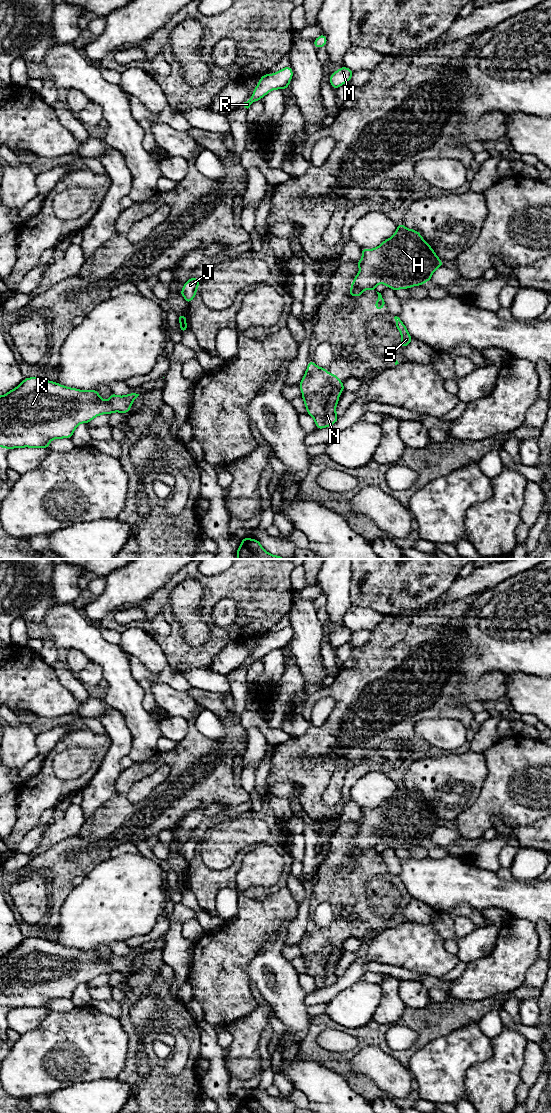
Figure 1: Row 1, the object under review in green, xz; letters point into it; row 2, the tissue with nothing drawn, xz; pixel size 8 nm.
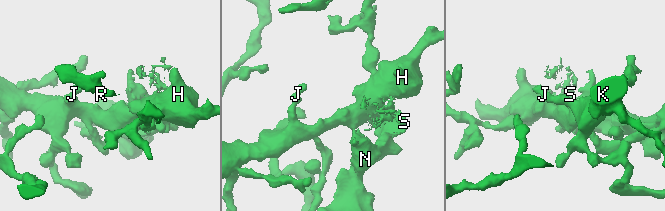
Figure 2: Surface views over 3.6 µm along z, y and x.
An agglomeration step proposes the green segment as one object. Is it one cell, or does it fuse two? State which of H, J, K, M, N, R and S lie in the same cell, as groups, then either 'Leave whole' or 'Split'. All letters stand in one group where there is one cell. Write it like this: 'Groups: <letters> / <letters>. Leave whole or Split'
Groups: H J K M R / N S. Split

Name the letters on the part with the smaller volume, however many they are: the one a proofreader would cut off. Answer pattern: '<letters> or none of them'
N, S

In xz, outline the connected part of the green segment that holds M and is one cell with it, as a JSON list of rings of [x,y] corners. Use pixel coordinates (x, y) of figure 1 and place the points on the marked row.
[[[341,67],[339,70],[335,71],[329,78],[330,84],[334,89],[342,86],[349,80],[351,80],[353,71],[347,67]]]

